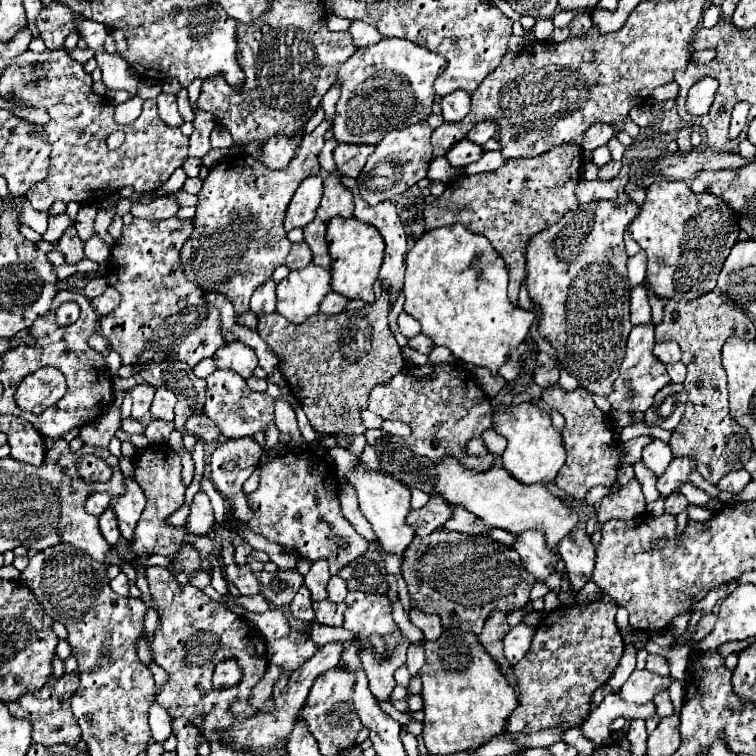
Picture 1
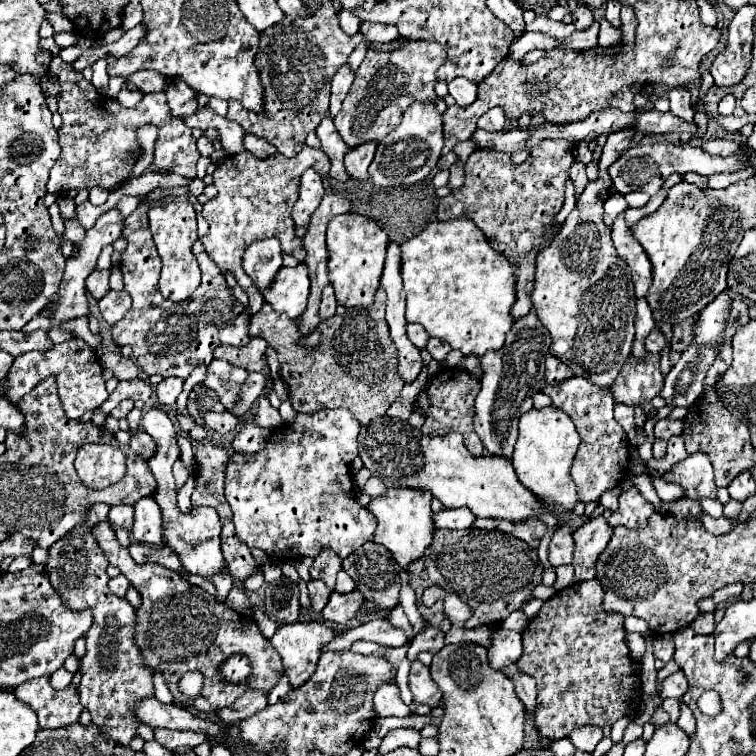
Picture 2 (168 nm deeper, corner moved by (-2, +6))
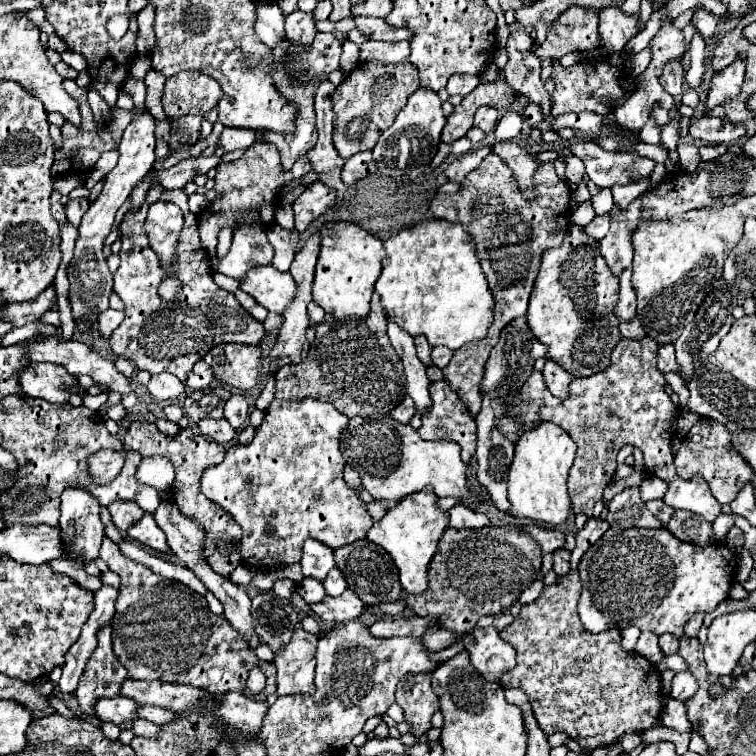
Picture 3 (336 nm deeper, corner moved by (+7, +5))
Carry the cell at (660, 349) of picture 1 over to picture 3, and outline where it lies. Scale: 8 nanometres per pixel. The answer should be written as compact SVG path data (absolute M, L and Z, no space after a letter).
M632 318L630 322L620 320L620 332L622 332L624 338L630 338L630 340L642 340L646 336L646 332L644 332L638 318Z

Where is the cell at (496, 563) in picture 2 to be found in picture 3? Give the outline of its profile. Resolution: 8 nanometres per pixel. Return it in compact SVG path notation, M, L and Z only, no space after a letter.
M486 526L478 530L448 528L438 542L434 558L428 564L428 588L412 596L404 592L402 600L414 614L438 618L440 628L450 630L454 634L466 634L476 628L476 622L482 616L496 616L502 610L508 610L520 598L522 590L526 590L534 582L534 576L542 578L540 562L542 562L542 552L538 544L534 544L530 536L514 530L512 526Z

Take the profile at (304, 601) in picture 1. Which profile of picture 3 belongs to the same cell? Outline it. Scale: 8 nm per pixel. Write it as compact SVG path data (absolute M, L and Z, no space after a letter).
M304 578L304 580L298 584L298 592L300 592L300 596L302 596L308 604L320 602L320 600L326 596L326 590L324 590L322 582L318 582L318 580L314 580L314 578Z

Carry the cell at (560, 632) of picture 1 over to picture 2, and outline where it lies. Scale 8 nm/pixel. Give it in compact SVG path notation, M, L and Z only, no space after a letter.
M597 579L573 583L571 587L559 591L543 603L537 617L529 621L523 635L523 657L517 661L517 669L535 677L537 681L537 713L535 725L541 735L551 741L567 737L577 727L583 725L613 725L617 719L625 717L631 711L631 701L637 697L637 673L639 667L629 655L625 641L623 615L605 613L601 607L603 587Z

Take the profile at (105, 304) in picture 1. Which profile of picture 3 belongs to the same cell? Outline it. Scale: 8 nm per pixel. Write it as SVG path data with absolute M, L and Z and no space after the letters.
M108 308L108 310L98 314L98 328L100 328L100 334L102 334L104 340L110 338L112 330L122 322L122 318L124 318L124 312L112 310L112 308Z

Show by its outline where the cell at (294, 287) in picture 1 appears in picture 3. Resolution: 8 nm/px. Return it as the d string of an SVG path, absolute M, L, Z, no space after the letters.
M274 266L254 268L254 272L240 282L240 288L274 314L282 314L296 296L296 282L292 274L280 272Z

